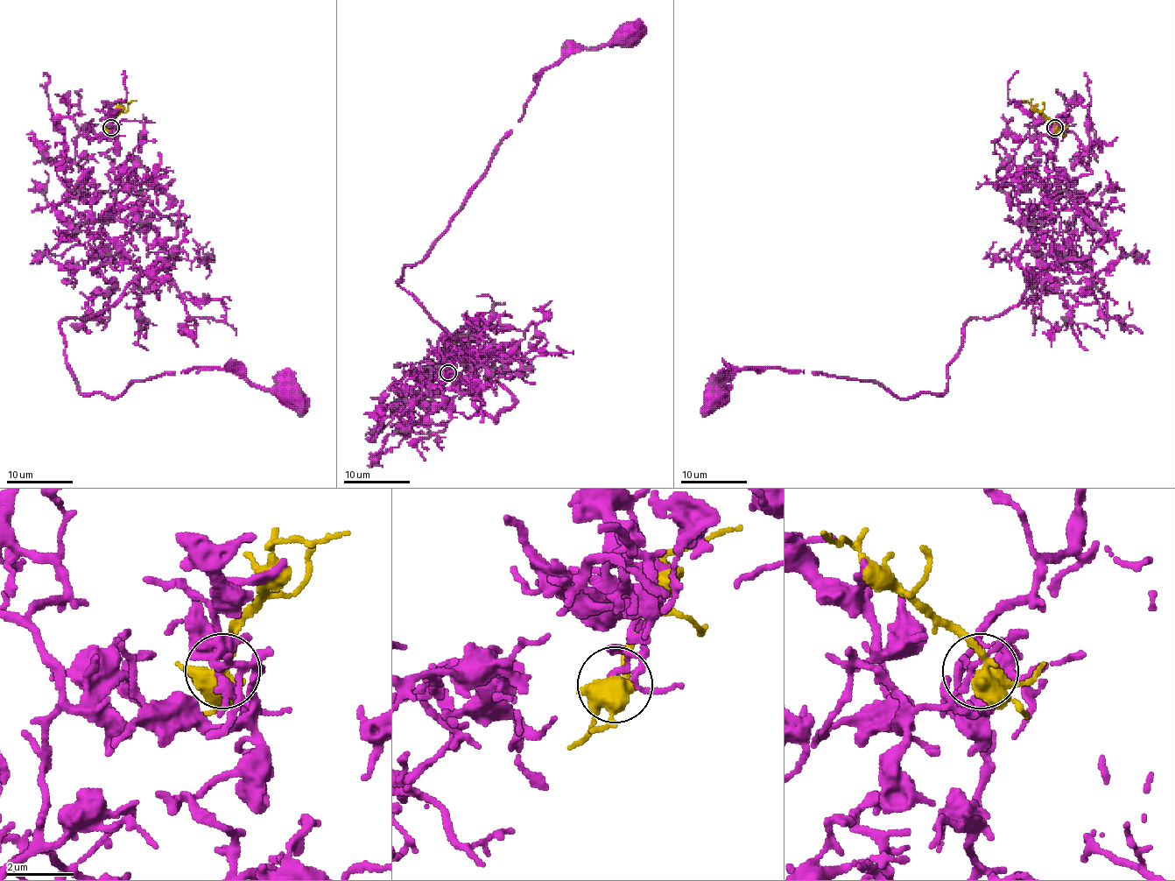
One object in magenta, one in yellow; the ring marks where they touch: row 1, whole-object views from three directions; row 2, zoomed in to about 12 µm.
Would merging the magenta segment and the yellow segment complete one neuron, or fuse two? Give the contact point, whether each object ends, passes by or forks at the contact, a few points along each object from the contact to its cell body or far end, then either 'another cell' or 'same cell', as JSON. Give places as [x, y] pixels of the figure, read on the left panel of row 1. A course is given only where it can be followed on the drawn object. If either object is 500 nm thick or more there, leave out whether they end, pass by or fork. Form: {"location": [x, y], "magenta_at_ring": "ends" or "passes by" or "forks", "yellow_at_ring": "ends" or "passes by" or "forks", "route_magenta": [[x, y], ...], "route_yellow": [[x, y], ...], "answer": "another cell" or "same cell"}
{"location": [111, 128], "magenta_at_ring": "ends", "yellow_at_ring": "forks", "route_magenta": [[111, 127], [115, 167], [156, 177], [137, 217], [176, 258], [59, 323], [76, 388], [221, 368], [291, 391]], "route_yellow": [[111, 127], [118, 107], [123, 102], [136, 101]], "answer": "another cell"}

